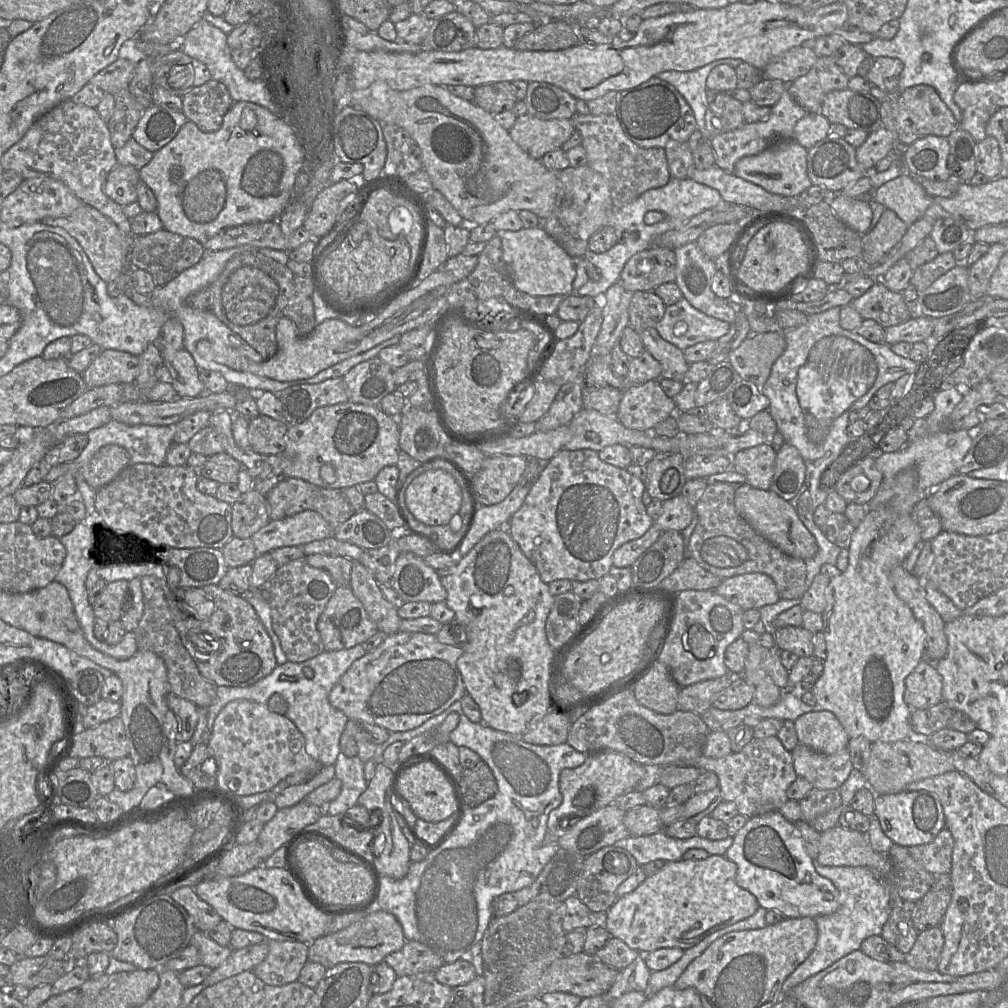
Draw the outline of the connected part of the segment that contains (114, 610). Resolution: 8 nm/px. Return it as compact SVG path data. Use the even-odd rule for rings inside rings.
M116 580L107 583L93 604L94 615L108 623L120 620L129 600L129 581Z

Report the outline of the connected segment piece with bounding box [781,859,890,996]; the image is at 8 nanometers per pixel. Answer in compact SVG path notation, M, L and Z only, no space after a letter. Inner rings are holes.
M813 861L819 875L829 879L839 891L840 904L830 915L813 918L818 928L818 938L810 955L784 981L781 991L786 996L795 986L807 978L828 968L833 963L859 950L861 943L870 936L879 936L890 914L889 893L882 878L868 867L829 867Z

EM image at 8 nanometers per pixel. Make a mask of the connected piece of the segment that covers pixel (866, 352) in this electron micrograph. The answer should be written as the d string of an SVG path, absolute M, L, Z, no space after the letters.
M833 307L826 311L809 315L804 324L797 328L783 330L786 348L781 356L774 362L770 375L762 386L761 391L769 400L768 411L776 423L778 431L783 435L786 443L794 446L805 463L805 478L798 494L789 503L796 510L800 520L815 537L818 545L817 554L805 560L806 584L810 586L813 579L820 573L825 563L835 565L841 548L830 542L815 524L813 513L815 509L825 503L828 491L820 484L821 475L828 466L839 456L849 442L847 427L849 414L868 406L869 400L875 392L887 383L894 383L905 374L915 374L919 363L899 356L892 352L889 345L884 342L871 342L855 331L843 329L840 326L840 308Z

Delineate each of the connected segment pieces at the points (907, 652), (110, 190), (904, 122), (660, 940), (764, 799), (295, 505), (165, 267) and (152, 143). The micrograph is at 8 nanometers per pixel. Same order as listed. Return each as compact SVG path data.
M880 507L876 508L875 510L868 510L864 519L854 529L854 532L851 535L851 543L848 548L849 559L846 570L841 572L840 575L831 578L827 588L825 589L826 607L821 614L823 622L821 632L823 633L826 642L827 656L823 661L823 674L817 679L811 692L816 699L816 704L819 706L819 711L826 710L834 713L845 729L849 738L864 737L870 743L890 743L912 739L915 735L910 724L912 709L904 701L905 680L906 677L921 662L922 655L926 647L926 633L922 624L913 615L911 609L895 593L890 580L890 573L894 567L901 564L903 565L903 561L907 555L910 553L913 547L920 542L922 542L920 530L912 515L897 515L889 507Z
M117 164L107 175L104 183L105 194L121 206L137 202L137 185L141 177L132 165Z
M924 84L906 88L899 93L896 123L899 140L905 146L928 135L947 138L958 127L953 113L940 98L935 88Z
M709 855L706 859L702 860L681 859L678 861L666 862L658 872L646 877L646 879L634 891L615 900L611 907L606 911L605 928L612 937L622 940L631 949L634 949L641 954L649 953L661 948L680 948L683 950L689 949L713 932L752 916L760 907L756 897L753 894L737 885L736 874L737 865L733 861L727 859L725 856L721 855Z
M777 736L753 739L739 752L712 758L699 756L691 766L714 772L719 779L723 801L734 802L740 815L751 818L779 810L787 801L787 790L798 777L793 758Z
M284 478L266 495L270 520L280 520L305 510L318 512L333 532L351 516L365 508L364 495L356 486L328 489L299 478Z
M163 228L154 233L133 236L129 265L149 272L156 286L163 286L182 271L197 264L204 253L205 248L199 241L172 233Z
M150 105L140 118L132 138L154 153L168 144L187 121L182 111Z

